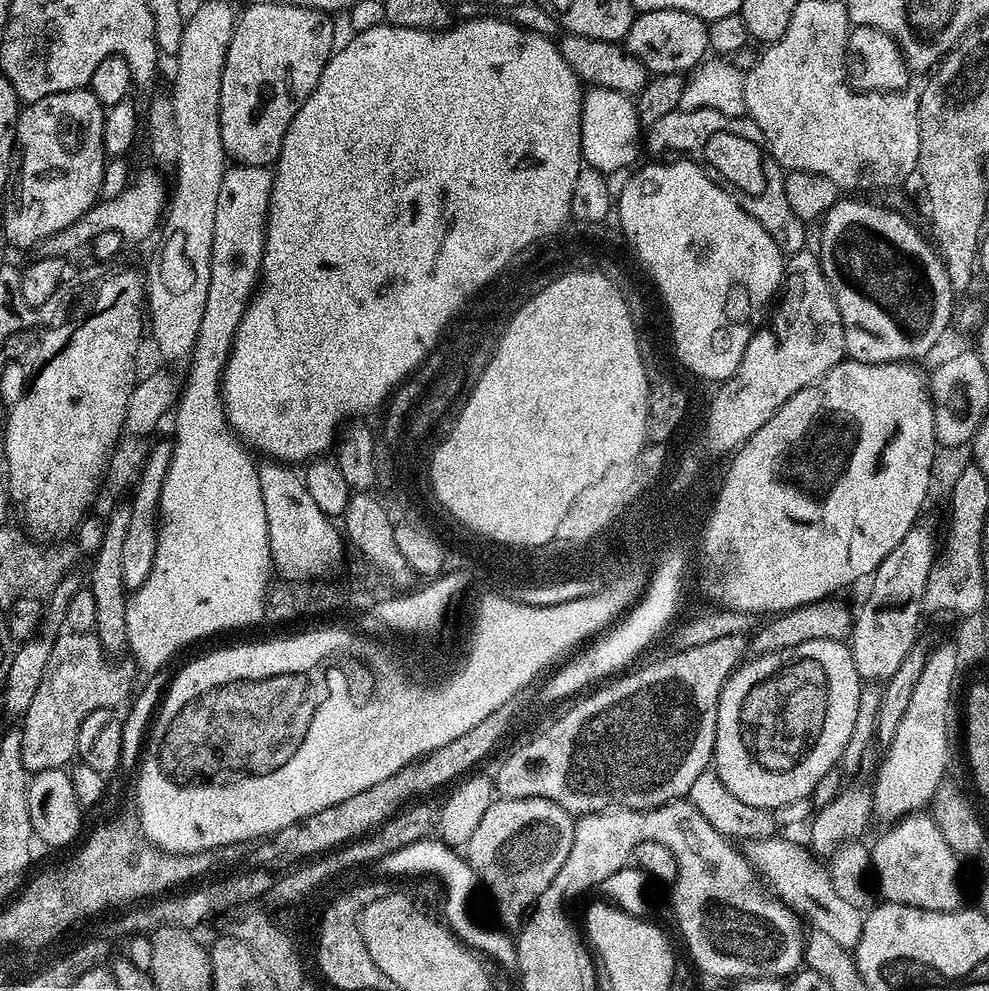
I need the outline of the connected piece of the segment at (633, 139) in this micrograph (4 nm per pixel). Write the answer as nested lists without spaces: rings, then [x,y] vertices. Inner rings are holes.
[[[598,87],[587,89],[582,108],[581,159],[589,168],[609,173],[631,167],[638,156],[638,144],[642,142],[642,125],[635,101],[627,93]]]

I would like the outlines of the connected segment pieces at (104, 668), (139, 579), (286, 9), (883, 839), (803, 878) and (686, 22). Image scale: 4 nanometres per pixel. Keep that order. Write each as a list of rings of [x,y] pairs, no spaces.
[[[69,632],[57,636],[54,650],[50,654],[50,662],[46,666],[46,674],[42,674],[42,683],[34,694],[34,702],[30,702],[30,710],[22,717],[22,766],[30,774],[42,770],[64,768],[68,759],[76,756],[76,743],[78,742],[78,729],[86,718],[86,714],[94,714],[96,708],[119,709],[124,699],[131,697],[132,672],[131,663],[111,664],[109,653],[98,642],[92,632]]]
[[[171,439],[160,440],[150,446],[146,459],[136,479],[130,508],[130,525],[126,533],[125,544],[122,545],[122,572],[124,585],[130,590],[140,588],[142,582],[149,577],[153,569],[154,556],[157,554],[157,538],[159,536],[159,511],[162,486],[165,485],[166,474],[169,473],[173,460],[174,442]]]
[[[290,2],[284,4],[252,4],[245,12],[239,13],[236,29],[230,38],[230,50],[226,54],[226,66],[222,70],[222,94],[220,95],[220,125],[222,126],[222,146],[229,157],[232,156],[237,165],[245,164],[255,168],[268,168],[275,165],[280,157],[282,142],[286,138],[286,130],[290,130],[290,122],[294,122],[294,114],[302,110],[302,102],[310,98],[310,94],[318,86],[318,78],[322,78],[322,70],[326,66],[328,59],[332,57],[334,49],[337,47],[336,28],[332,25],[333,17],[327,12],[310,10],[302,6],[294,6]]]
[[[913,814],[895,821],[876,841],[871,841],[875,883],[890,904],[914,906],[935,912],[954,912],[961,907],[960,867],[962,861],[942,838],[942,830],[928,814]]]
[[[777,834],[761,840],[749,839],[743,845],[742,851],[748,863],[766,881],[767,887],[783,900],[801,921],[808,923],[809,920],[815,931],[834,938],[838,946],[849,950],[855,949],[862,934],[865,913],[859,908],[850,906],[850,902],[845,902],[834,891],[834,882],[830,882],[827,867],[824,867],[803,843],[801,844],[795,844],[794,841],[787,840],[783,834]]]
[[[650,10],[640,12],[622,41],[634,58],[648,67],[649,73],[687,73],[687,68],[695,69],[705,59],[709,51],[708,24],[694,14],[682,10]]]

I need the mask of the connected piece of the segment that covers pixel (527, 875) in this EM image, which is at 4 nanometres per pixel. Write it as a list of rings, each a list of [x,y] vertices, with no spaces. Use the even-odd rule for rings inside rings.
[[[546,798],[493,799],[492,805],[486,810],[482,822],[468,842],[466,859],[476,873],[477,881],[483,887],[484,884],[488,887],[488,892],[492,895],[492,900],[506,923],[519,925],[525,913],[535,905],[542,890],[546,890],[546,886],[554,882],[554,874],[562,870],[562,862],[566,862],[566,854],[570,854],[575,825],[573,813],[567,812],[562,806]]]

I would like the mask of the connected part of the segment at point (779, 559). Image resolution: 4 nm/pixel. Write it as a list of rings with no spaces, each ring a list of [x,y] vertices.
[[[845,358],[839,364],[833,366],[830,370],[826,370],[826,374],[822,374],[822,378],[818,378],[810,386],[806,386],[802,390],[798,390],[798,394],[794,394],[779,410],[774,414],[774,418],[770,418],[770,422],[766,422],[766,426],[762,426],[762,430],[758,430],[748,441],[736,449],[732,460],[726,464],[726,471],[723,473],[722,479],[718,485],[720,493],[716,496],[716,501],[712,504],[712,513],[708,516],[708,521],[704,524],[704,537],[699,537],[698,552],[704,555],[704,560],[708,563],[708,573],[704,576],[704,584],[708,587],[708,596],[713,600],[713,605],[719,606],[724,610],[733,612],[746,612],[749,614],[757,614],[756,612],[768,612],[764,614],[779,614],[789,612],[803,604],[812,604],[816,600],[827,600],[840,594],[843,588],[848,588],[851,584],[856,584],[859,580],[867,581],[872,573],[876,571],[876,567],[882,562],[882,558],[886,558],[886,554],[890,554],[890,550],[894,550],[894,546],[898,546],[898,542],[902,542],[902,538],[906,538],[906,534],[921,519],[920,507],[924,504],[924,499],[928,496],[928,487],[932,484],[932,463],[936,460],[936,451],[938,445],[936,443],[936,431],[934,430],[934,410],[932,409],[932,398],[928,391],[925,373],[920,373],[915,363],[905,362],[903,364],[867,364],[866,362],[858,362],[851,358]]]

